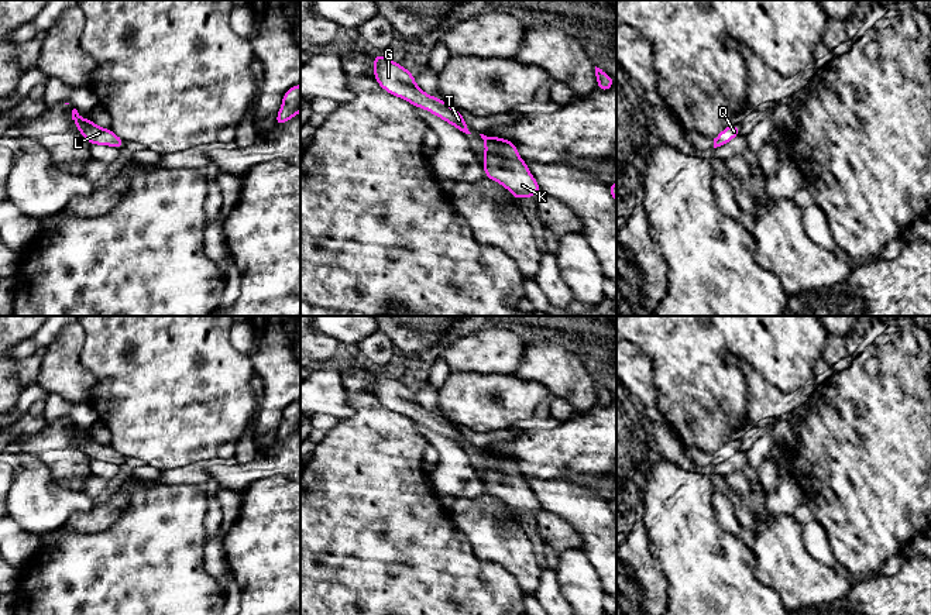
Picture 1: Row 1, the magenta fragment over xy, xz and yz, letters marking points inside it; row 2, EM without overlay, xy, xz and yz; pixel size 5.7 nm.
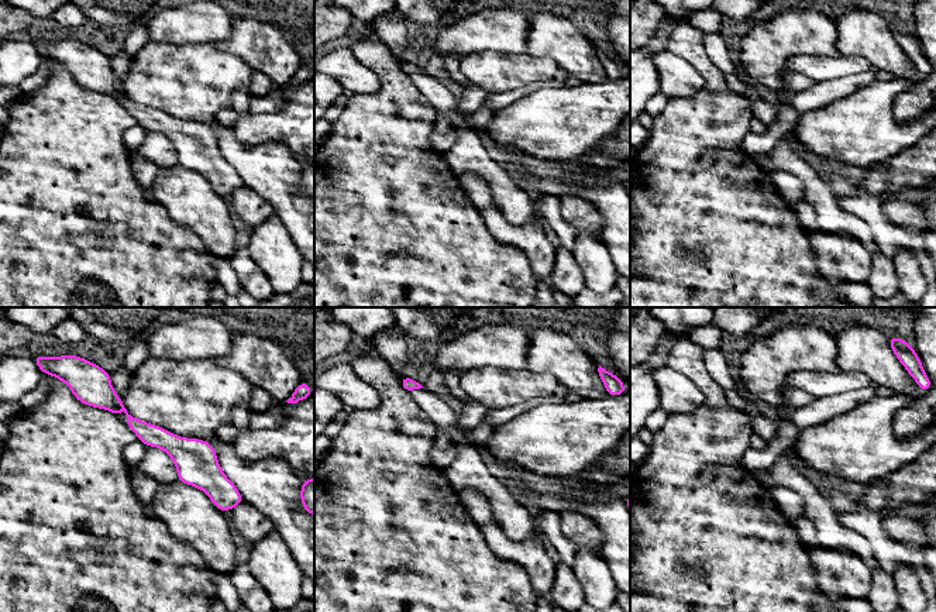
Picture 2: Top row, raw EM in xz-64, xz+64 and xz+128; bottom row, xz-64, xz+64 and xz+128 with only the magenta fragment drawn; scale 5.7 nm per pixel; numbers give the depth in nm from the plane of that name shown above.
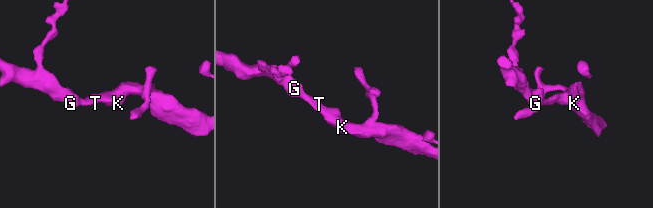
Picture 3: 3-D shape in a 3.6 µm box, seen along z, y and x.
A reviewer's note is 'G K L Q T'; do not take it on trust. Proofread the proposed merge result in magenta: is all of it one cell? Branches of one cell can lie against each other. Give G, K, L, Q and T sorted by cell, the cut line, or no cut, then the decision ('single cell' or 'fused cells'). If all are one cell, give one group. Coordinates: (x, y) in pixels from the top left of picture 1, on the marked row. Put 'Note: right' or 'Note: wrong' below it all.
G K L Q T; no cut; single cell
Note: right

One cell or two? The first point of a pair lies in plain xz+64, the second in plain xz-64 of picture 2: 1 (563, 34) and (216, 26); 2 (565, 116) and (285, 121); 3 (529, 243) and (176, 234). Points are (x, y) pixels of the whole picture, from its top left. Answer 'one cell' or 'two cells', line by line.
1: two cells
2: one cell
3: two cells

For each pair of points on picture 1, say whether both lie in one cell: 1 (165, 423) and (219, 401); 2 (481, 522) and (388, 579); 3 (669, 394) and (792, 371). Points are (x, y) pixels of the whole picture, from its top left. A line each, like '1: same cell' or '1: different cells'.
1: same cell
2: different cells
3: same cell

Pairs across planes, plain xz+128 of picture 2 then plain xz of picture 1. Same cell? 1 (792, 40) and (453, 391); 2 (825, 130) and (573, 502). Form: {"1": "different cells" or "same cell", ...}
{"1": "different cells", "2": "different cells"}

